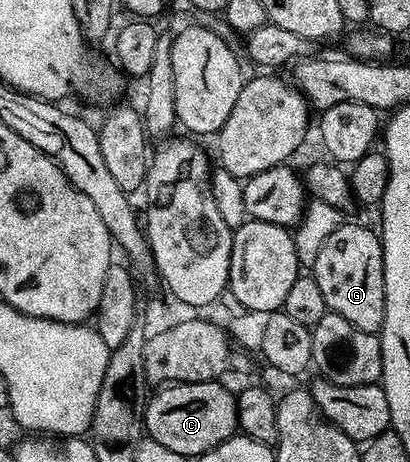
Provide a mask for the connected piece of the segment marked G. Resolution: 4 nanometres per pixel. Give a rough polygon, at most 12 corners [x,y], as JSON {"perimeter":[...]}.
{"perimeter":[[342,221],[311,276],[332,313],[380,335],[383,248]]}

